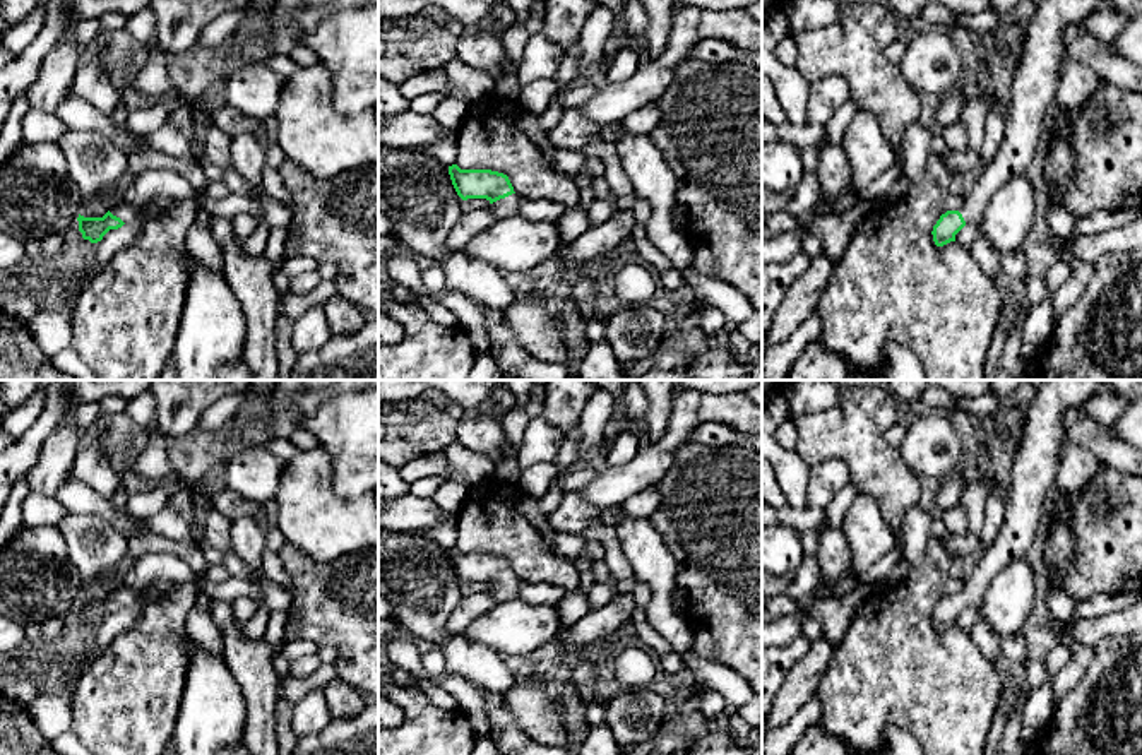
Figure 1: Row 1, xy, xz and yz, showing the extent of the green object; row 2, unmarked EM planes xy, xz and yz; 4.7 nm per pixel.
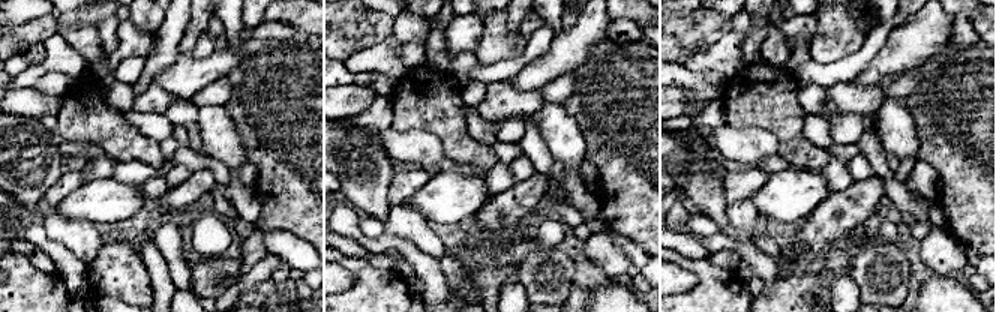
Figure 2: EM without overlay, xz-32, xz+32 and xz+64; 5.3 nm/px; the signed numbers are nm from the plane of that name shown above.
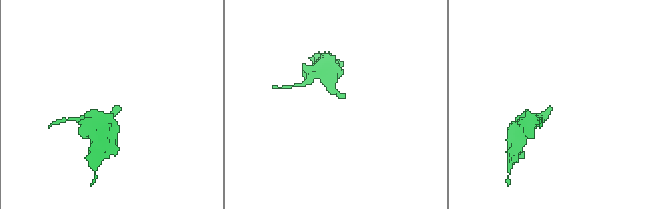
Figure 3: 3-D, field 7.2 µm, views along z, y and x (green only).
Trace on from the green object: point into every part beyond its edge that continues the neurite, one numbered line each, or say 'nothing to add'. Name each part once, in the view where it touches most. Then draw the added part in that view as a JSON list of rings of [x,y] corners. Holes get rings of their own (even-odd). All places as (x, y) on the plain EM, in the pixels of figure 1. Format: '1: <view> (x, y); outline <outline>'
1: xz (505, 591); outline [[[512,577],[505,582],[493,586],[490,594],[497,603],[512,601],[519,597],[519,584],[520,580],[517,577]]]

